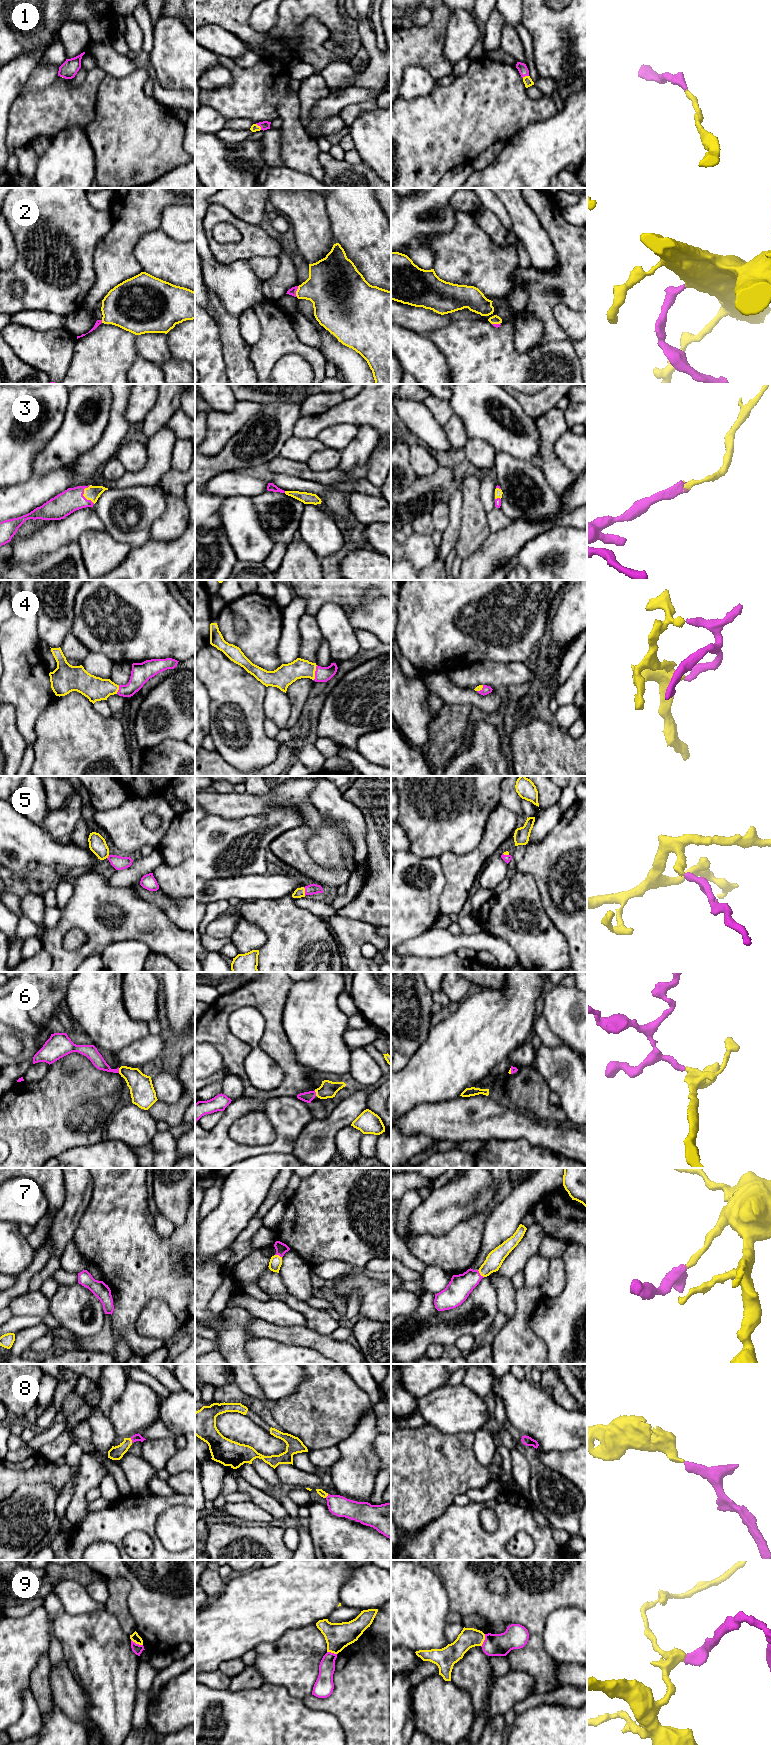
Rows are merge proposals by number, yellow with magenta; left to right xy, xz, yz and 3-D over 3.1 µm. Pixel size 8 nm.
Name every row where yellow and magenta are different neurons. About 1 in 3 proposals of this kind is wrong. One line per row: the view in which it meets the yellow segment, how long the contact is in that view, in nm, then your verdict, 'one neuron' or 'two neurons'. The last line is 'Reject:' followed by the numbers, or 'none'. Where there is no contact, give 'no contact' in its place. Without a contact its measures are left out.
1: meets yellow in xz; contact 70 nm long; one neuron
2: meets yellow in xz; contact 90 nm long; one neuron
3: meets yellow in xy; contact 160 nm long; one neuron
4: meets yellow in xz; contact 120 nm long; one neuron
5: meets yellow in xz; contact 70 nm long; one neuron
6: meets yellow in xz; contact 50 nm long; one neuron
7: meets yellow in yz; contact 80 nm long; one neuron
8: meets yellow in xy; contact 40 nm long; one neuron
9: meets yellow in yz; contact 110 nm long; two neurons
Reject: 9

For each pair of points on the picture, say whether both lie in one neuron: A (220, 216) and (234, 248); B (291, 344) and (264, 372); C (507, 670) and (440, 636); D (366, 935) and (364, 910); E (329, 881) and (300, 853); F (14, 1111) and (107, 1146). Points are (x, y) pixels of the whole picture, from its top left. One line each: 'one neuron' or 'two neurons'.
A: one neuron
B: one neuron
C: two neurons
D: two neurons
E: one neuron
F: two neurons

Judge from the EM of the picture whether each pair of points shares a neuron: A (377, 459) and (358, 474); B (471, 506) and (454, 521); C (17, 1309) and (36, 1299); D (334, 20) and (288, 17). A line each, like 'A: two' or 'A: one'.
A: two
B: two
C: one
D: one

